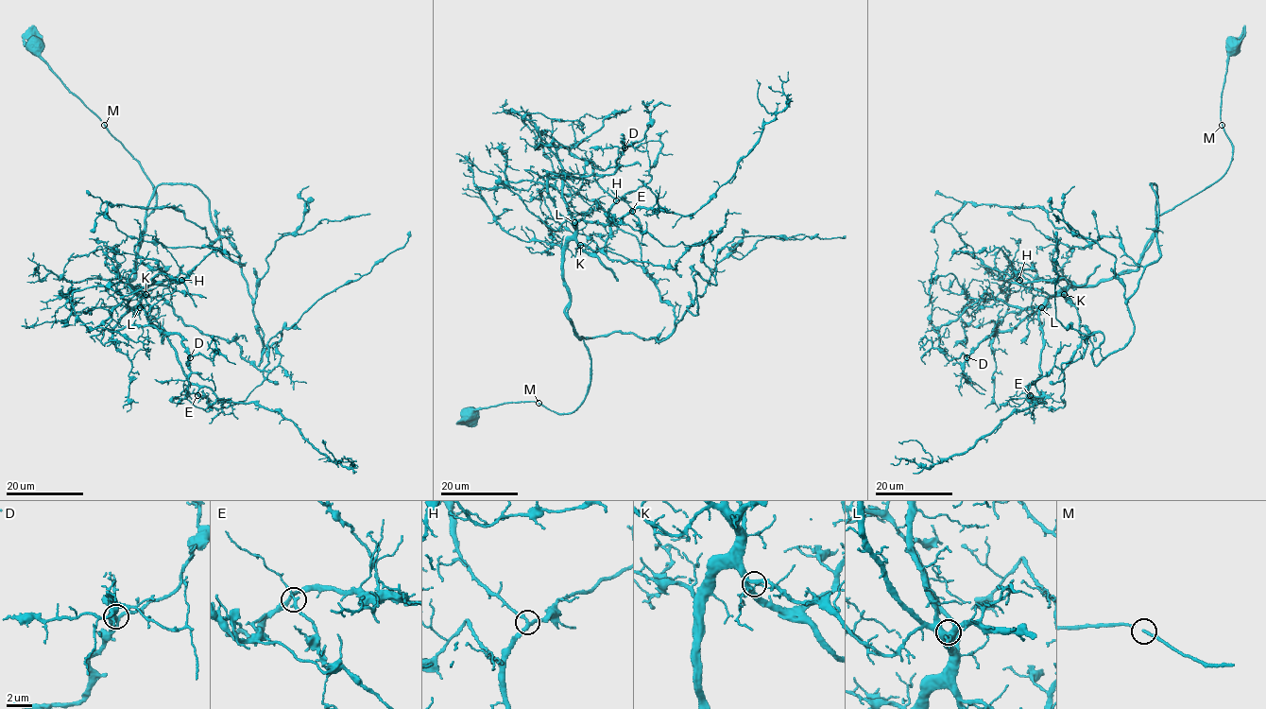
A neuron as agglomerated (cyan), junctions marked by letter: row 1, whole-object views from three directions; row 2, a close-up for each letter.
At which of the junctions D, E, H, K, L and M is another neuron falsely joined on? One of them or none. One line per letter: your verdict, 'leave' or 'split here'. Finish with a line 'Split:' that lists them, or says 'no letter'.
D: leave
E: leave
H: leave
K: leave
L: leave
M: leave
Split: no letter

